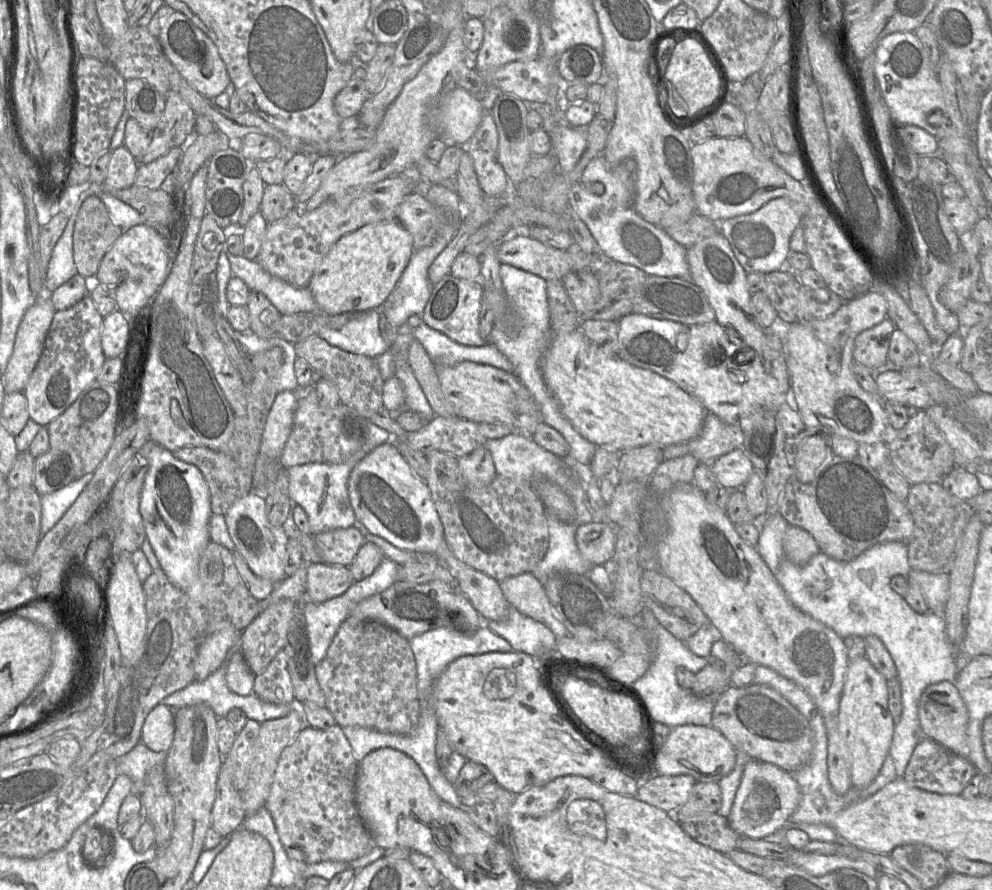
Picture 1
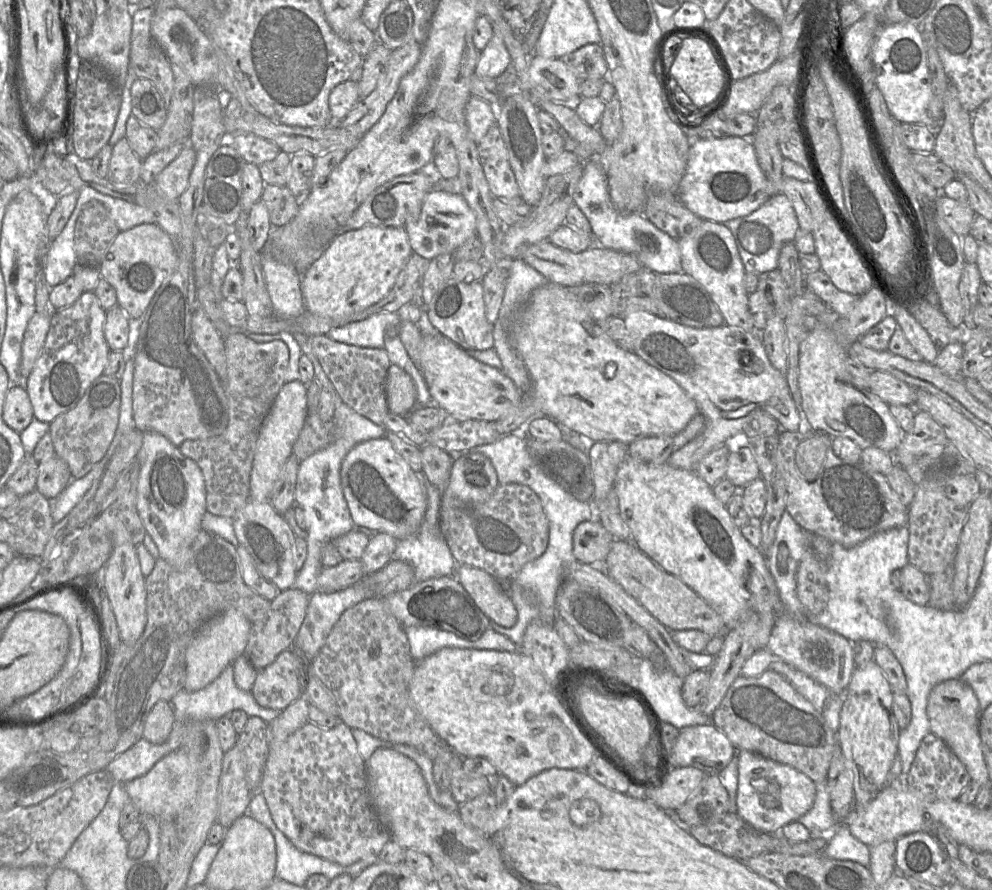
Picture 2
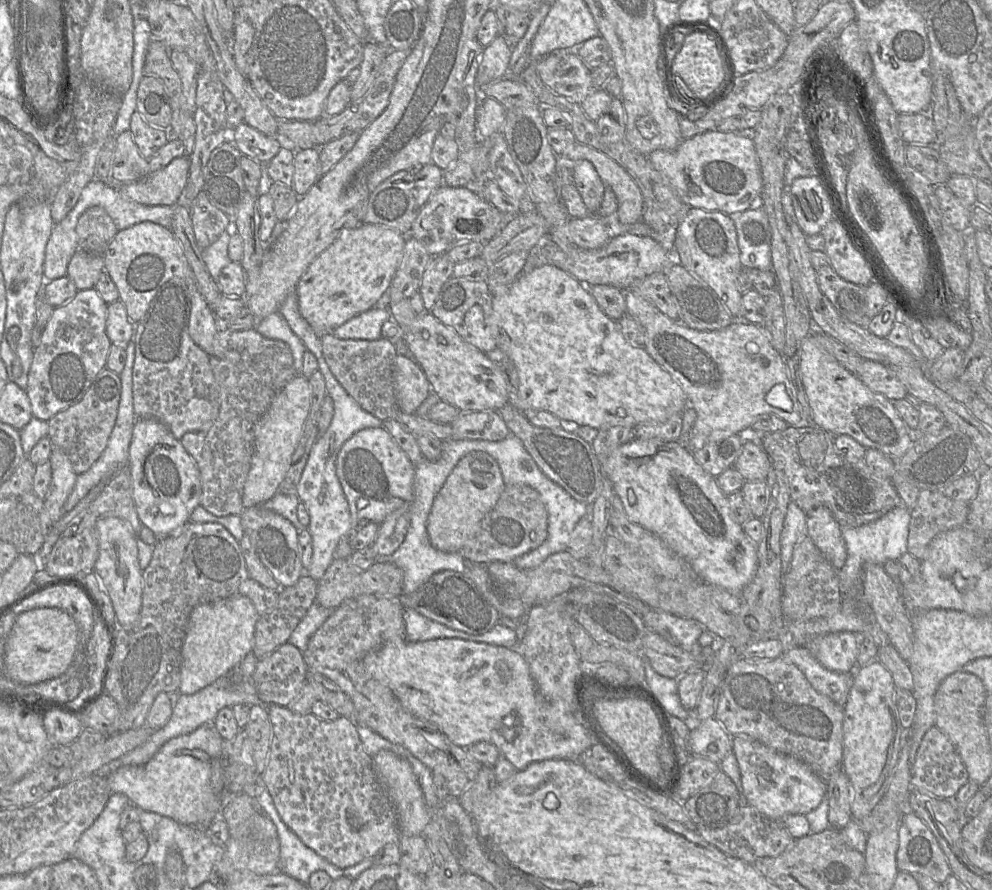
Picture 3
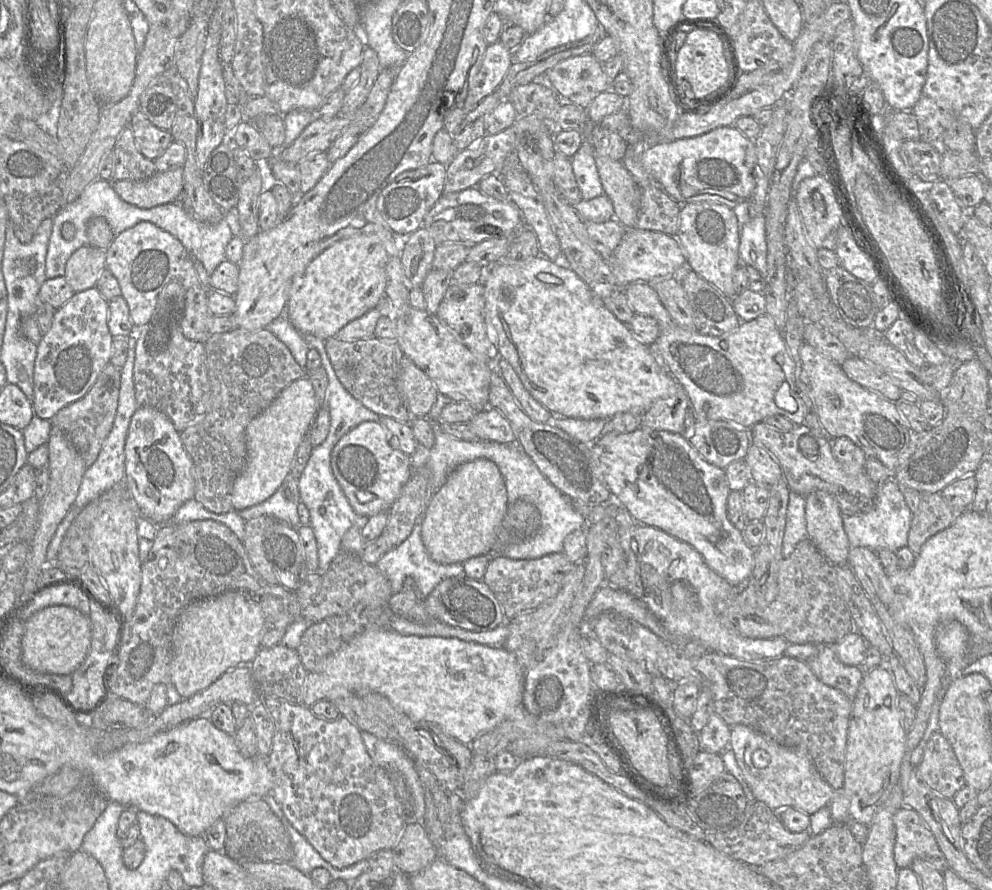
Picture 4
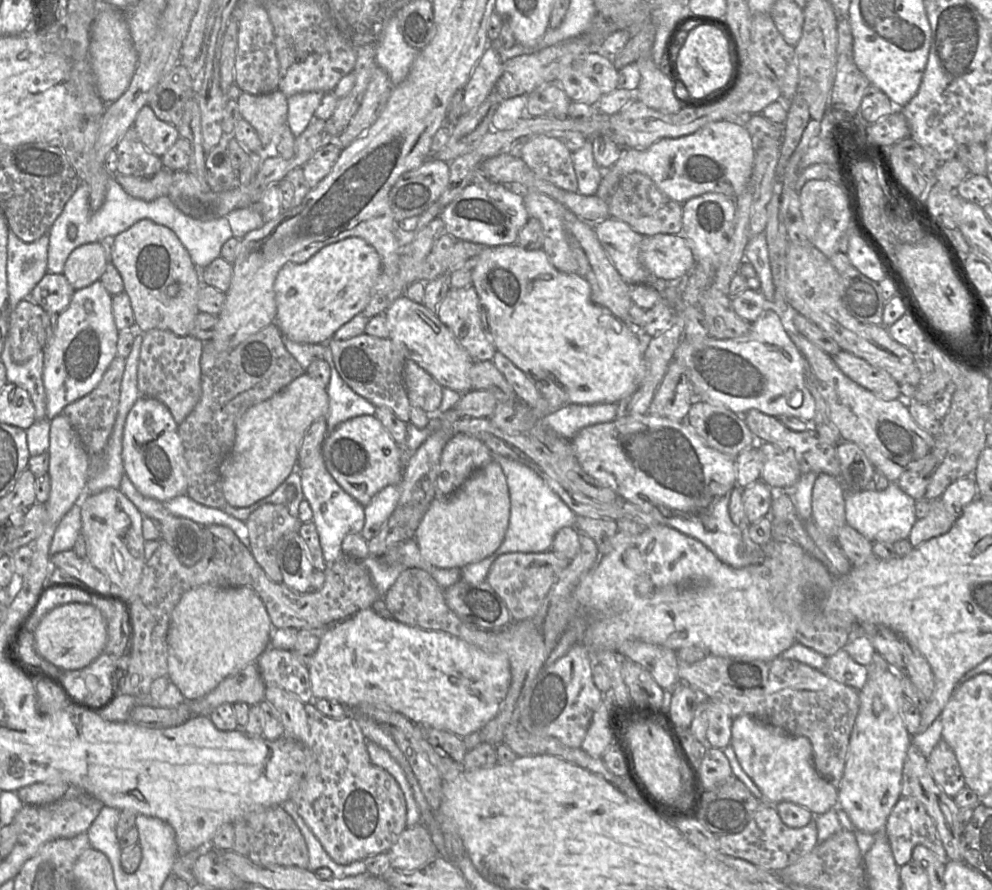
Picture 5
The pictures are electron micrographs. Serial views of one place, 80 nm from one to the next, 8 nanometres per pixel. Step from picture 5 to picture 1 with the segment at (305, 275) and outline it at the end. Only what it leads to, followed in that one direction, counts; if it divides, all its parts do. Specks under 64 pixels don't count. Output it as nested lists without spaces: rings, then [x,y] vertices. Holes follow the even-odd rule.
[[[397,219],[367,224],[344,235],[331,247],[308,288],[320,310],[329,316],[380,309],[414,252],[412,235]]]

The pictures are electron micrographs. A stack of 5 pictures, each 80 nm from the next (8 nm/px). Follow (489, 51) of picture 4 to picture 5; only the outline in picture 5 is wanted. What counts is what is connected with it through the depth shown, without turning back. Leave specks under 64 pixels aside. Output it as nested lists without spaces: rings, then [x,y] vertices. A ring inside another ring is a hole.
[[[488,46],[464,87],[463,114],[479,106],[493,91],[501,76],[503,62],[497,51]]]

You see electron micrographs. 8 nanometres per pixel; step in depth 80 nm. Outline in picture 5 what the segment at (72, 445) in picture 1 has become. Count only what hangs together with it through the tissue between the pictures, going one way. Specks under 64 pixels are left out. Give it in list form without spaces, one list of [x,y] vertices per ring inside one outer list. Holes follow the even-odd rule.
[[[116,355],[98,385],[87,395],[67,405],[61,413],[76,430],[89,457],[103,451],[111,434],[118,413],[125,363],[125,358]]]

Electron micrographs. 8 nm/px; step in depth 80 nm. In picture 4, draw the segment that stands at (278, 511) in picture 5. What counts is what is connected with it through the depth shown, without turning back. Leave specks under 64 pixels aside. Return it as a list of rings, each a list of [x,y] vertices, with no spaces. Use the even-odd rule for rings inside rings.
[[[260,516],[245,522],[244,548],[248,557],[263,580],[271,585],[280,584],[264,549],[264,534],[273,521],[279,521],[269,516]]]

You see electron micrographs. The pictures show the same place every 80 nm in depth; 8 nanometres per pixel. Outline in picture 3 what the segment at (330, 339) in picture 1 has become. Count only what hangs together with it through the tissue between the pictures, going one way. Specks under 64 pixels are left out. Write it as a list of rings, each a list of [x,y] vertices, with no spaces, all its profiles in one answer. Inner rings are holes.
[[[375,306],[337,327],[332,334],[339,339],[378,340],[382,338],[382,325],[389,319],[387,307]]]

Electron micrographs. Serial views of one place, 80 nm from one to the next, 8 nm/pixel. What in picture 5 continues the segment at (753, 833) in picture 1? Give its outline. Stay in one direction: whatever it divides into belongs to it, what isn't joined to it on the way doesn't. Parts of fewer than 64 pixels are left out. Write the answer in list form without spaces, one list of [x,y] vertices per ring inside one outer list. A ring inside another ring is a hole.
[[[743,715],[732,722],[731,745],[745,773],[762,792],[766,802],[777,805],[792,802],[820,815],[838,807],[838,789],[815,769],[810,740],[793,736],[752,716]]]

